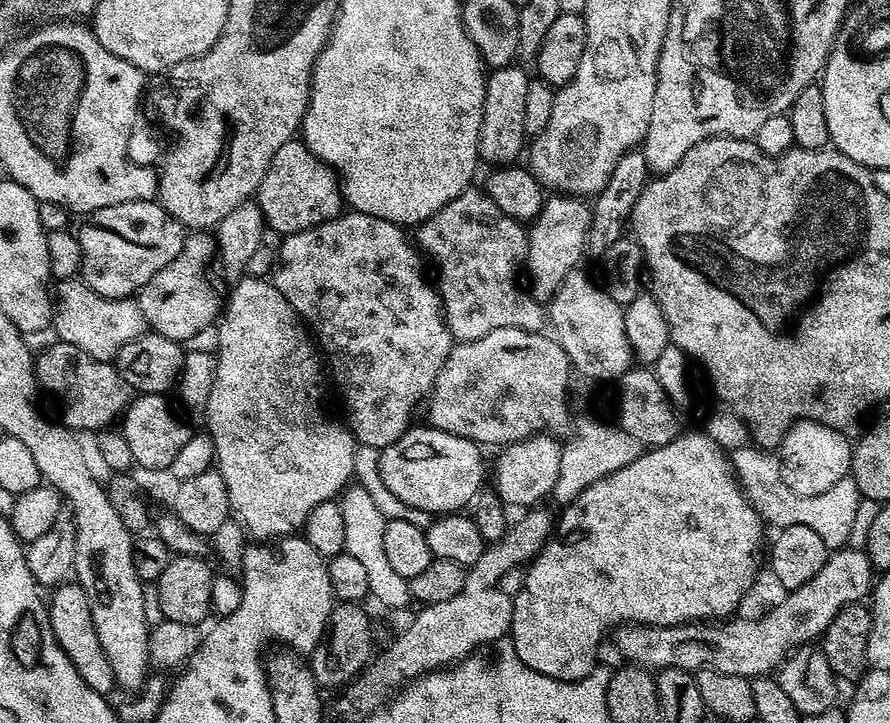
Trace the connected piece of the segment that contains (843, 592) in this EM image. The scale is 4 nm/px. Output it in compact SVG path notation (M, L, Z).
M845 546L829 555L826 566L806 586L791 589L785 600L778 601L757 620L728 618L723 622L693 622L669 628L625 624L615 629L616 648L625 661L649 670L717 668L722 674L766 676L783 664L793 650L819 641L842 609L861 603L873 587L874 569L867 551Z

